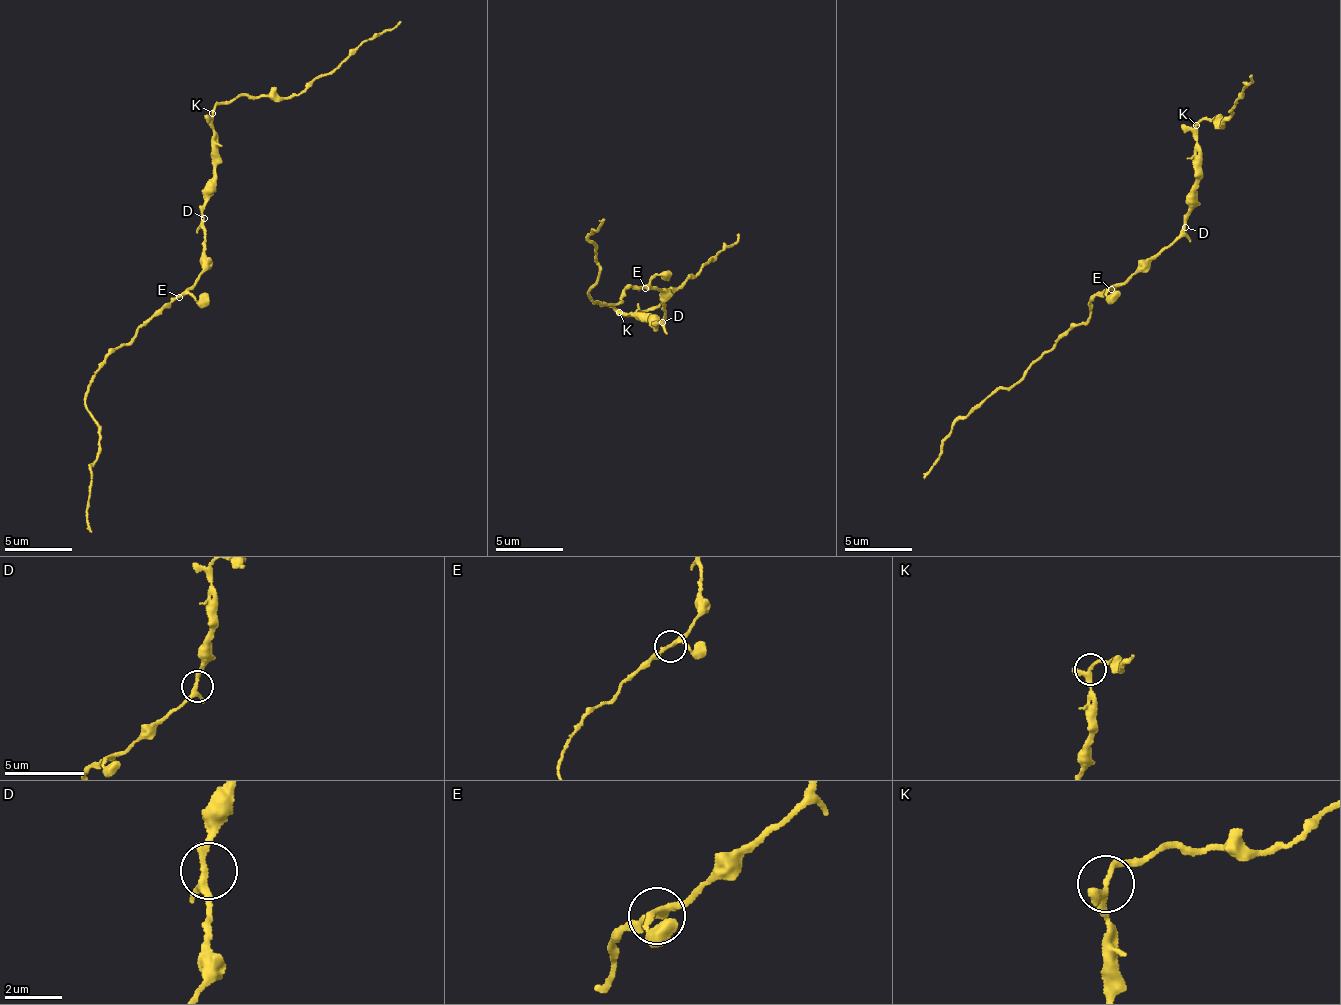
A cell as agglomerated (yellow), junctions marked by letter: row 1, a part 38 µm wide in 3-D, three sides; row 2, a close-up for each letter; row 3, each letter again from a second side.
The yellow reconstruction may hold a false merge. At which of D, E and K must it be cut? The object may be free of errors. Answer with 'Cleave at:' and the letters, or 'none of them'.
Cleave at: none of them

